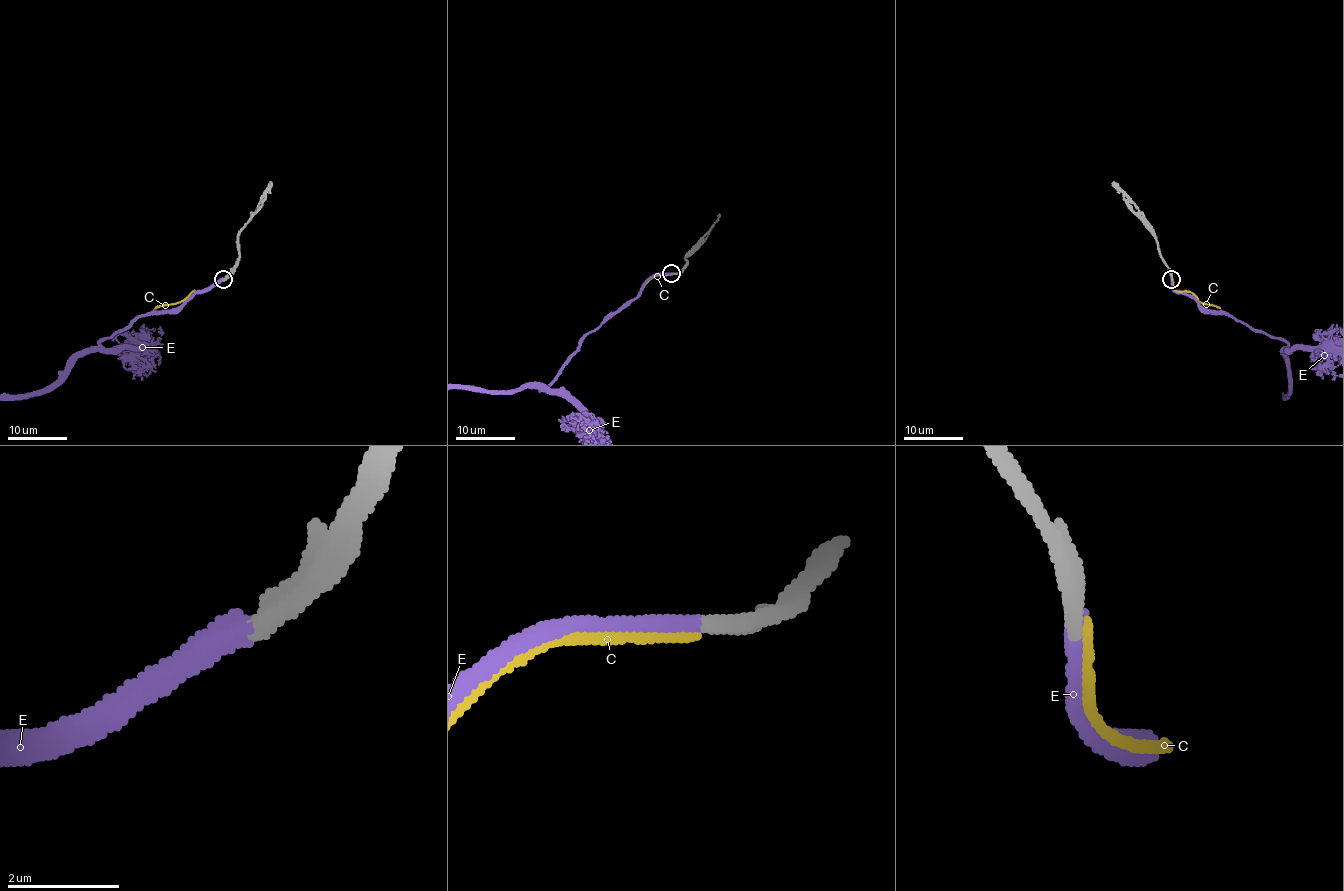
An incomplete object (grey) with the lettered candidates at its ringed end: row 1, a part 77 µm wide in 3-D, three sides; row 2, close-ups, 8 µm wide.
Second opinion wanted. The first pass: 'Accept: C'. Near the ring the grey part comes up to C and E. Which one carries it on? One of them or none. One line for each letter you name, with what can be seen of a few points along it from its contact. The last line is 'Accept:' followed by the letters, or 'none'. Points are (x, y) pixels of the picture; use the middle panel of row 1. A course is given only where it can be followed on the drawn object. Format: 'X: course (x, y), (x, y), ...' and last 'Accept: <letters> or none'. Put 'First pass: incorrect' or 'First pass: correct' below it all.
Accept: E
First pass: incorrect

